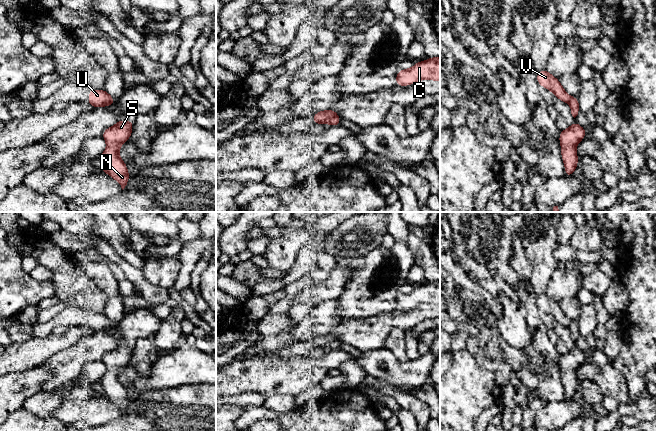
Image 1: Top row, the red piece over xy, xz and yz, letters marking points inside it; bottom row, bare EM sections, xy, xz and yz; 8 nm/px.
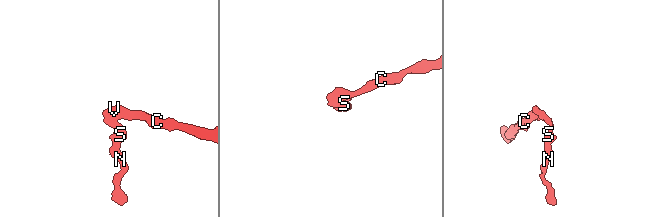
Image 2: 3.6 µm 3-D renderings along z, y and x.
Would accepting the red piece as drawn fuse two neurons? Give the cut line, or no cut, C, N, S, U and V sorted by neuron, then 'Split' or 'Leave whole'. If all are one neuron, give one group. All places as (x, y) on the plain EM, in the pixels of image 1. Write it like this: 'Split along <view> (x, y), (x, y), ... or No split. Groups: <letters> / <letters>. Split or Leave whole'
Split along xz (337, 339), (324, 346). Groups: C U V / N S. Split

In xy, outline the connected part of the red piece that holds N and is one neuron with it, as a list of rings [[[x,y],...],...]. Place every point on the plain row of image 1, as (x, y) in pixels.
[[[119,344],[114,350],[104,354],[101,359],[107,371],[100,379],[99,389],[103,396],[121,409],[122,414],[127,409],[130,399],[126,387],[119,381],[119,374],[121,369],[131,361],[133,349],[133,344]]]

